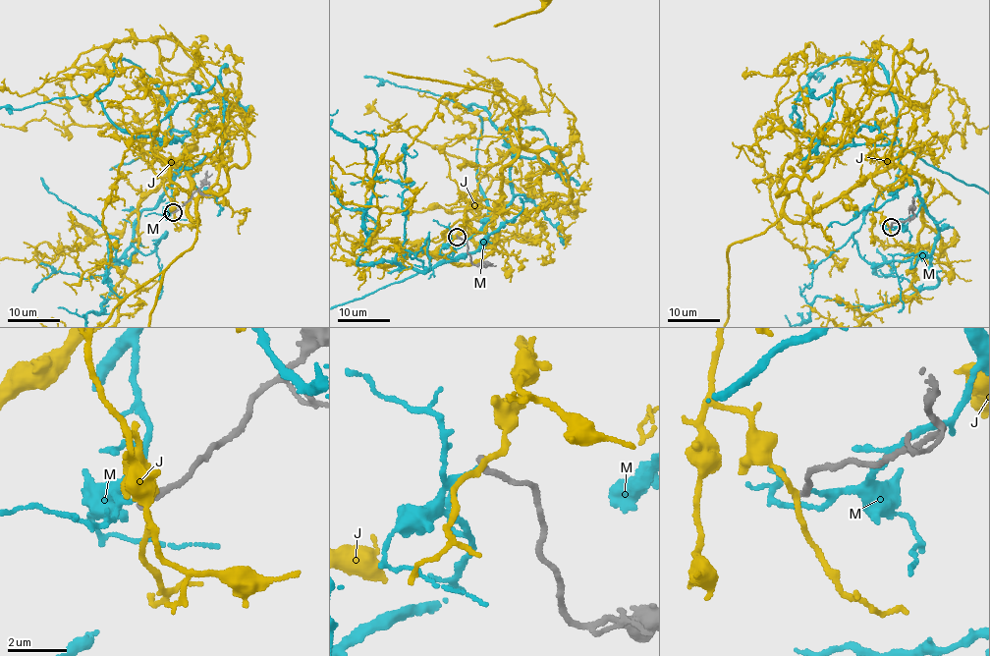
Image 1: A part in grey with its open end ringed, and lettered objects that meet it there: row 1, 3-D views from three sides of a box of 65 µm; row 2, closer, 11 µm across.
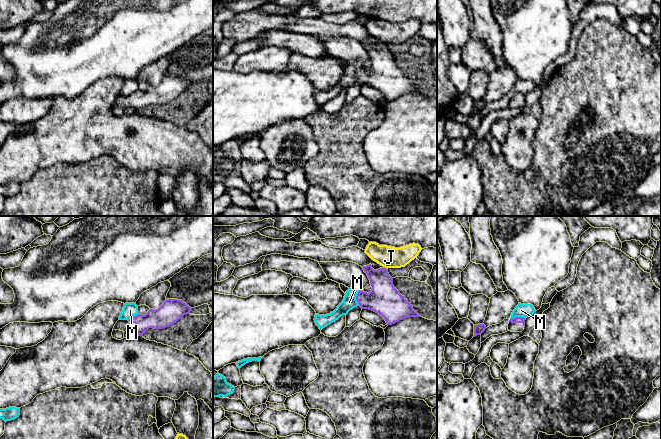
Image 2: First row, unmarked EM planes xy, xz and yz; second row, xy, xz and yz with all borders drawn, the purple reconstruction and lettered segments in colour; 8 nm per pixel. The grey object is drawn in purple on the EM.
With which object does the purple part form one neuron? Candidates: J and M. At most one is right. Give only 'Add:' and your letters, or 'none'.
Add: none

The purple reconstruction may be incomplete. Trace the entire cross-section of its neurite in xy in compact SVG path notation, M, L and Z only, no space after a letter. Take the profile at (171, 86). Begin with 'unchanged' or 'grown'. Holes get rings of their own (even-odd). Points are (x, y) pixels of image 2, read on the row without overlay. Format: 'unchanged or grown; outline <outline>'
grown; outline M167 75L158 85L150 85L145 91L138 90L129 96L118 96L113 106L129 106L143 112L149 104L163 105L171 102L191 86L182 76Z

